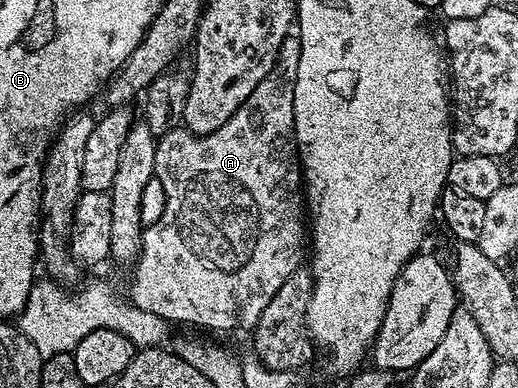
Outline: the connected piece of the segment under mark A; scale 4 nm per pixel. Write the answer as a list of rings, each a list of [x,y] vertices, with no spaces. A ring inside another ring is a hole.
[[[288,35],[284,40],[279,58],[271,73],[266,76],[245,98],[245,102],[221,126],[221,130],[213,130],[213,134],[198,136],[188,128],[178,127],[169,130],[155,141],[155,178],[161,180],[165,190],[165,208],[161,218],[153,225],[144,227],[143,251],[134,261],[135,277],[131,280],[129,299],[141,310],[149,310],[149,314],[157,314],[169,322],[179,324],[196,324],[199,328],[216,328],[219,332],[231,332],[234,328],[254,329],[257,318],[261,318],[261,310],[269,306],[269,298],[281,290],[285,278],[301,267],[305,260],[305,249],[309,244],[309,220],[305,215],[305,185],[303,182],[303,165],[299,163],[299,144],[295,141],[295,119],[293,118],[293,86],[297,78],[297,62],[301,58],[301,42],[298,35]]]

